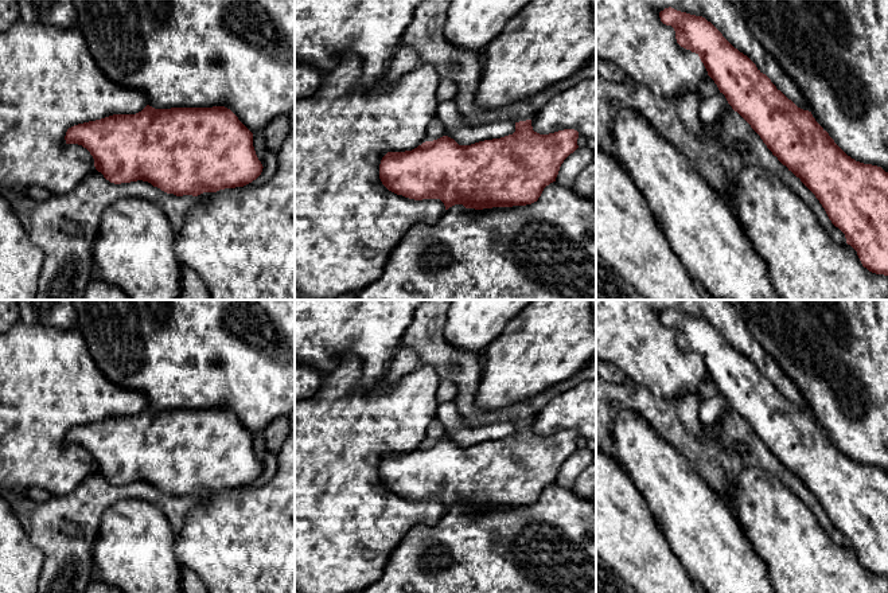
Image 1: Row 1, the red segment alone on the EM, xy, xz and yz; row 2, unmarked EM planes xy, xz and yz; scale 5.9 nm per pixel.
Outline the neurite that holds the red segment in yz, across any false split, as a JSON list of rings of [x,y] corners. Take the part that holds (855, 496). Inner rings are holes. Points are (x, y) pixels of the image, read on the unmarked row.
[[[671,308],[659,313],[661,323],[675,332],[677,344],[696,354],[704,364],[708,377],[714,382],[735,413],[760,437],[767,449],[815,496],[831,524],[846,539],[864,569],[876,576],[888,577],[888,473],[881,468],[864,465],[848,457],[815,422],[811,413],[798,409],[788,401],[756,366],[737,350],[705,319],[677,312]]]

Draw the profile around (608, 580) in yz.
[[[596,554],[596,593],[639,593]]]

